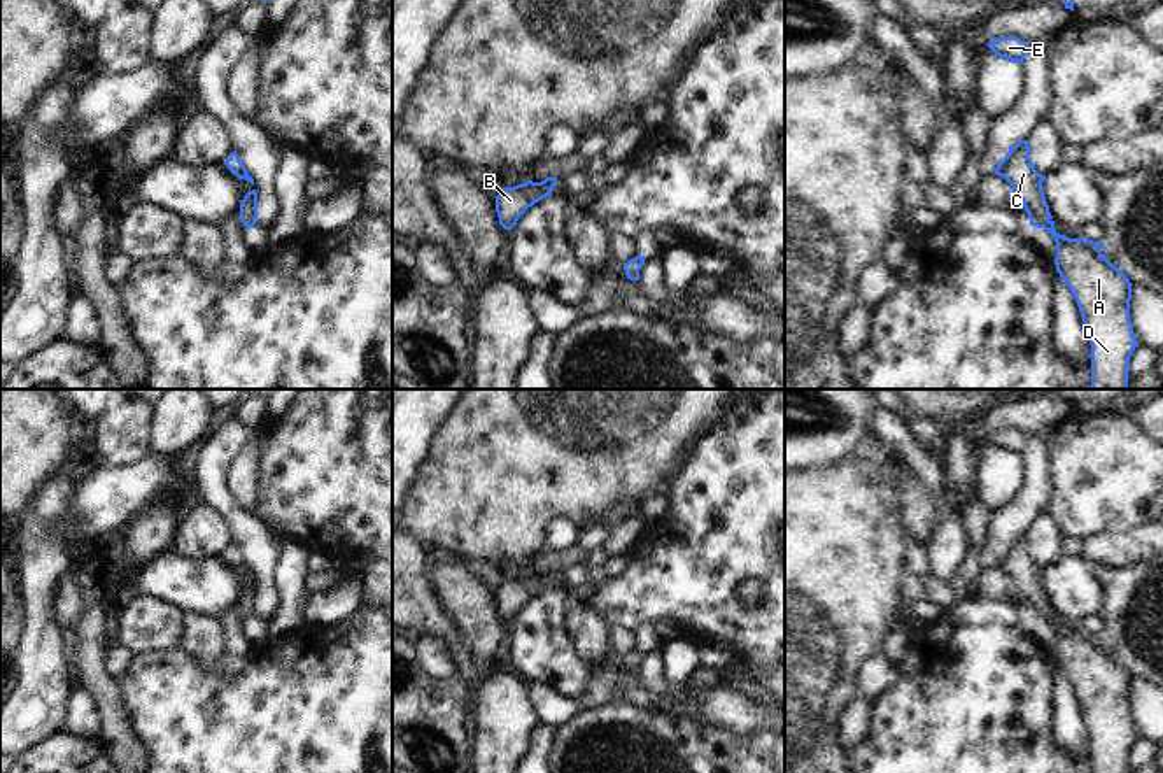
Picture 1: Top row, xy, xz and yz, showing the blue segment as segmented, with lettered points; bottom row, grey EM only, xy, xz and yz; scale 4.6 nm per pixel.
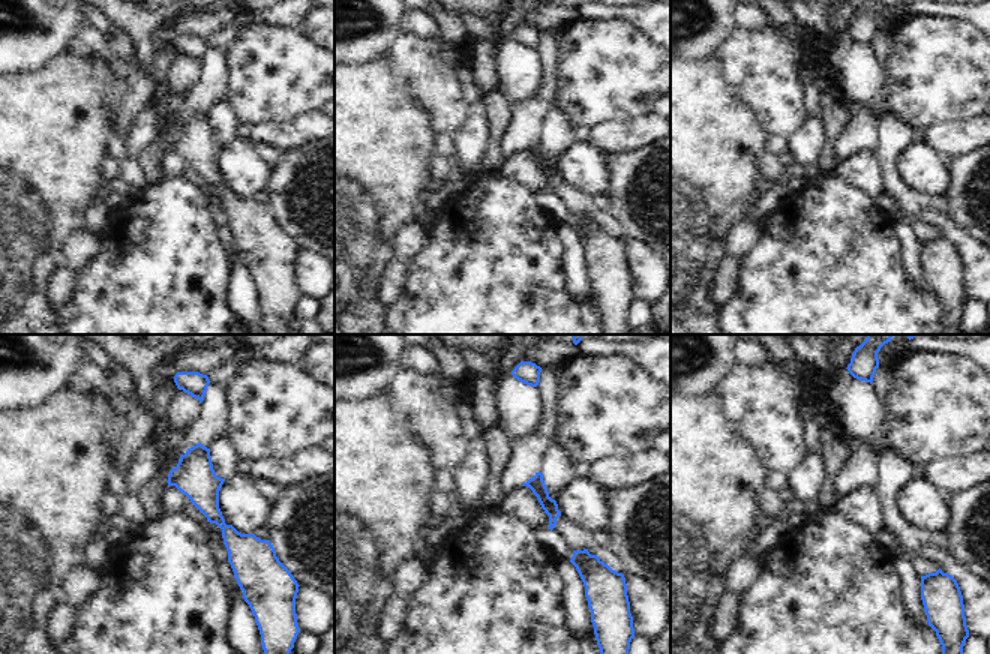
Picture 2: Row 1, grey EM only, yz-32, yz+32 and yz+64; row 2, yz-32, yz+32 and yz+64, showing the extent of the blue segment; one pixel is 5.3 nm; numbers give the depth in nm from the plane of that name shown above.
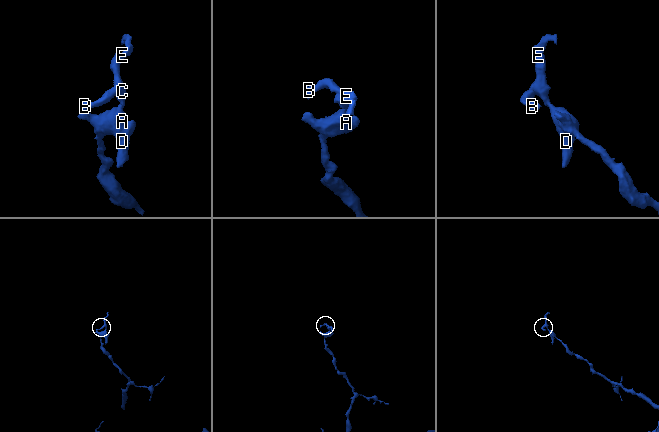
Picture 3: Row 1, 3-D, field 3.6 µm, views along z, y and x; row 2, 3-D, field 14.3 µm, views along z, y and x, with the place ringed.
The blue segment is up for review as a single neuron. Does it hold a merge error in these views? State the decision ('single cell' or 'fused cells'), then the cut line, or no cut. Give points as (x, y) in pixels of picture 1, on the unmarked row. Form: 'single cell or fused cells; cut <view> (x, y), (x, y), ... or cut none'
single cell; cut none

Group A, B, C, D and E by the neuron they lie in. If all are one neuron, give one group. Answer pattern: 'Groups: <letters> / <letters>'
Groups: A B C D E.

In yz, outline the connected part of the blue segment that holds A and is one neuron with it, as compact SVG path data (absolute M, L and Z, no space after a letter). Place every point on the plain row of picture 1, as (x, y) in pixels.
M1028 533L1009 540L995 566L1011 577L1030 617L1054 629L1056 664L1077 694L1091 736L1091 773L1128 773L1130 750L1138 740L1130 713L1133 677L1102 647L1103 635L1068 631L1054 622L1042 584L1046 568L1035 563Z

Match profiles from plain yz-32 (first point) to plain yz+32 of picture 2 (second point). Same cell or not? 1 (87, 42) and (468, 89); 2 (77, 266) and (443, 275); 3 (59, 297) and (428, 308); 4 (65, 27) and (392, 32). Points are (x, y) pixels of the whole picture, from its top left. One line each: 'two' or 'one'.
1: one
2: two
3: two
4: one

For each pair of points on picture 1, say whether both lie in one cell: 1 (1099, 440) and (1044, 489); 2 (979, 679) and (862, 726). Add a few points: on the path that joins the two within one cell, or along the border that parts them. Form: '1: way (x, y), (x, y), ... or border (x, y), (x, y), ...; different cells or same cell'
1: border (1048, 447), (1055, 482), (1050, 509); different cells
2: border (874, 707), (869, 737), (850, 752); different cells

